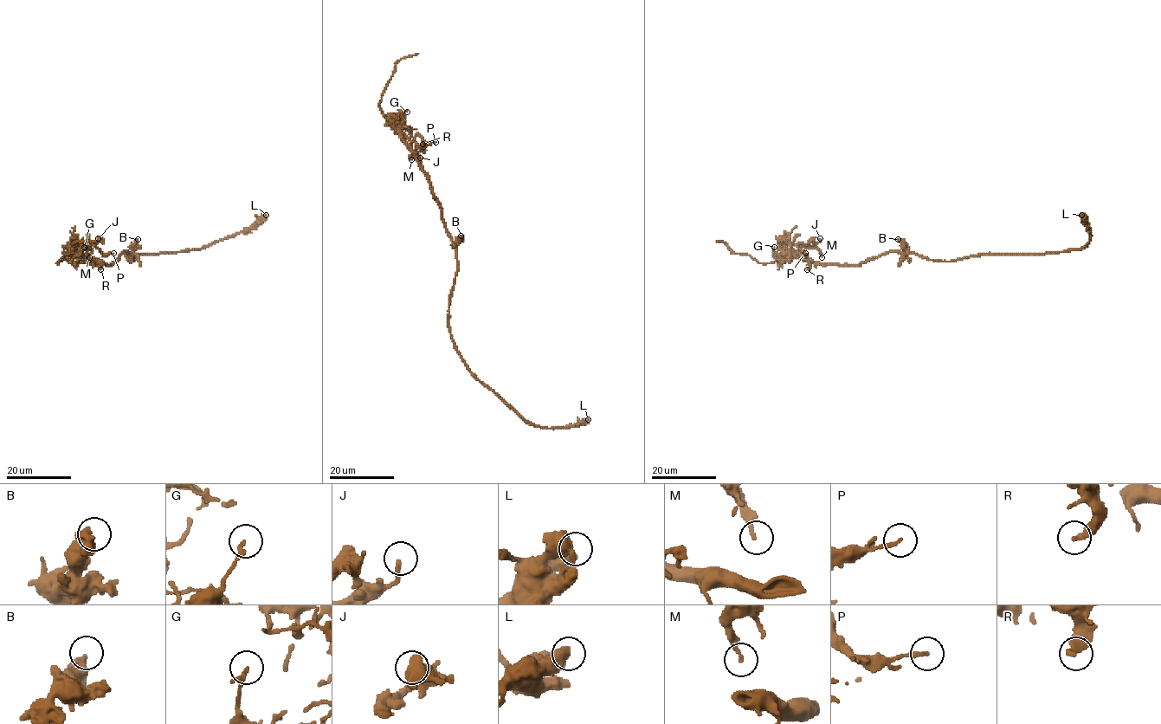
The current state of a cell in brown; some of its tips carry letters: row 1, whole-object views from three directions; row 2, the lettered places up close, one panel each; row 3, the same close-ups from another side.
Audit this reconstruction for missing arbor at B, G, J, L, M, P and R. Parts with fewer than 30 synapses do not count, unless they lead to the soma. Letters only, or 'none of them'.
none of them

